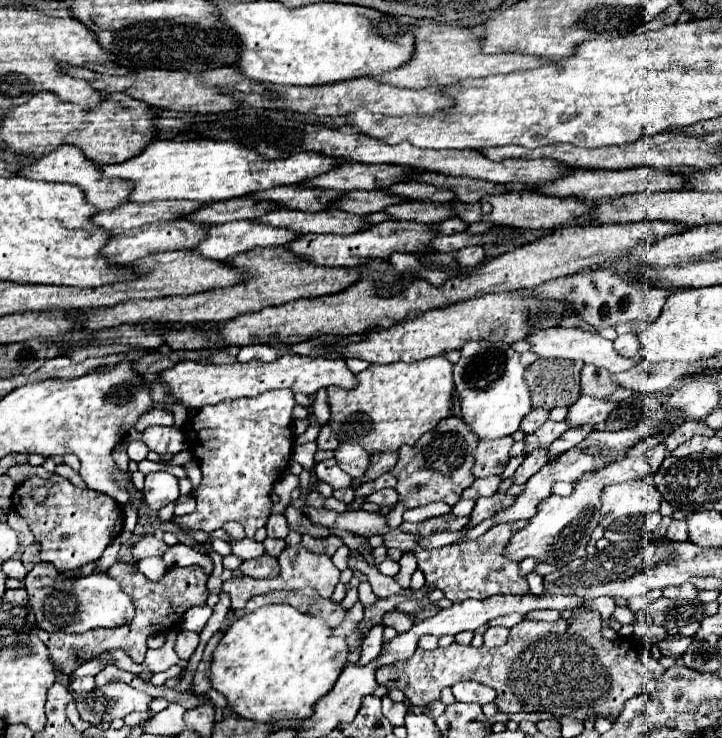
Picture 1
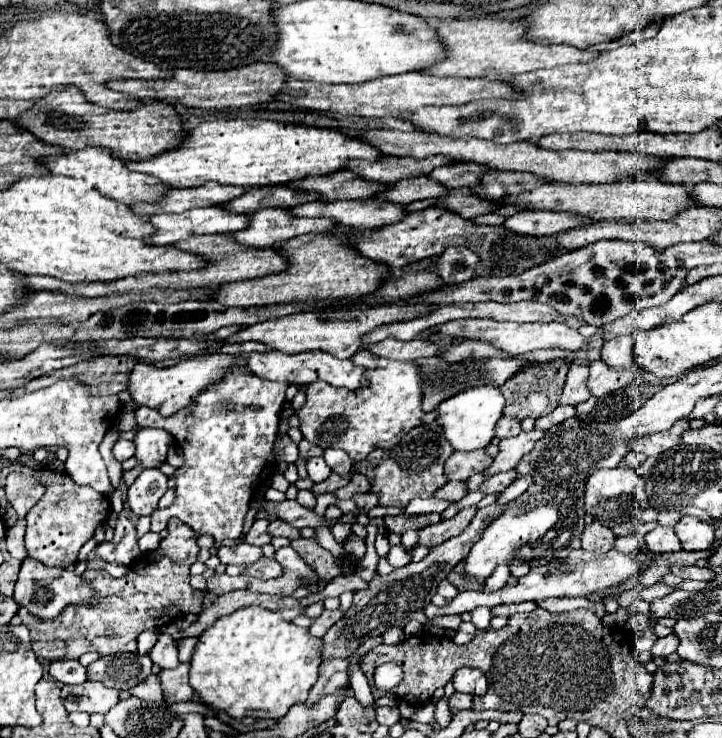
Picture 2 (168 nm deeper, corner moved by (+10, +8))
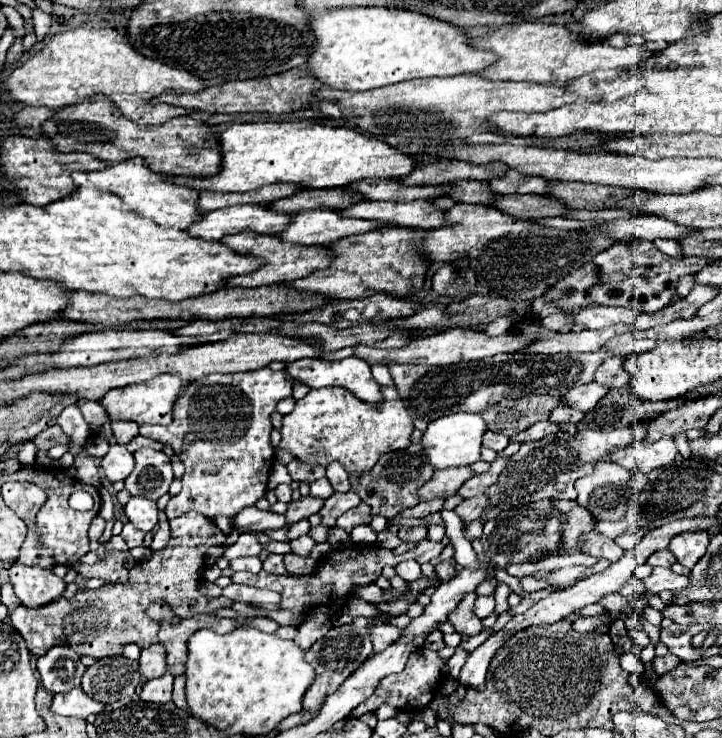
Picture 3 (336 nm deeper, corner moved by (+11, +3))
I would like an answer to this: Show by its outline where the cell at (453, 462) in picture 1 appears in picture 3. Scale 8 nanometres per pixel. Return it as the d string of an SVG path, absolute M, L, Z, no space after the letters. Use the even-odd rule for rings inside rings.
M411 443L407 449L389 451L379 457L377 465L365 473L351 473L351 489L371 507L373 515L383 515L387 519L403 513L409 507L415 507L421 499L417 495L419 487L423 487L433 477L433 465L425 457L425 447L421 443Z

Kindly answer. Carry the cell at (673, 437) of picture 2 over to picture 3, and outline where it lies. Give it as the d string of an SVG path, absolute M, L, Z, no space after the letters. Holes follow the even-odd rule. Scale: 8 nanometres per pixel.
M665 437L647 447L621 447L611 453L611 461L623 465L629 471L649 473L657 467L673 463L677 455L679 451L675 447L675 441L671 437Z

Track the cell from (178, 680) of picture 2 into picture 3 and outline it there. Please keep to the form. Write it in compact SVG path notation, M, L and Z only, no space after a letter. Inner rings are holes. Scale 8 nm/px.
M167 673L163 677L151 679L143 685L141 699L151 701L151 703L169 703L171 701L171 691L173 691L173 677Z

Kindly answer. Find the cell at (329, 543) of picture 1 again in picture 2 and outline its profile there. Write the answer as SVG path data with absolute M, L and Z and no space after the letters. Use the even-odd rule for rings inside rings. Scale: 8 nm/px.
M296 538L290 546L302 556L302 560L306 560L306 564L310 564L310 568L314 568L320 580L332 580L342 574L338 560L328 550L320 548L314 538Z

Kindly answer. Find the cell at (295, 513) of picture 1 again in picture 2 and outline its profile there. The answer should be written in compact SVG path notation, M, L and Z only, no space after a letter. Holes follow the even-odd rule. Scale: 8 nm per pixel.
M272 520L270 526L268 526L268 534L270 536L286 536L288 540L294 540L294 538L300 536L298 528L292 528L290 524L286 524L282 520Z

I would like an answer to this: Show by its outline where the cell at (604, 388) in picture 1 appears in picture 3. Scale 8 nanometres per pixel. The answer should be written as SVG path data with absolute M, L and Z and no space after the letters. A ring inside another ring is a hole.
M559 403L553 411L551 417L553 423L563 423L563 421L571 421L571 423L579 423L583 419L583 413L579 413L575 407L567 405L567 403Z

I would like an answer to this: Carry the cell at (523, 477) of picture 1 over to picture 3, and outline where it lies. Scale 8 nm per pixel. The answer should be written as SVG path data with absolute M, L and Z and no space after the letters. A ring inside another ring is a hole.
M483 493L483 495L477 495L477 497L471 497L471 499L465 499L461 505L455 507L455 513L463 519L463 521L473 521L473 519L479 519L483 509L489 505L489 497Z

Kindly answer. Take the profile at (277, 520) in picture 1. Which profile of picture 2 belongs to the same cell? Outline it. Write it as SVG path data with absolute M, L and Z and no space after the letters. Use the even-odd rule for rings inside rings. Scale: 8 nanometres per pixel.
M258 518L254 524L252 524L252 528L248 530L248 534L246 534L246 542L248 544L252 544L252 546L264 546L264 544L270 544L270 536L268 536L268 532L266 532L266 528L268 528L268 520L264 520L264 518Z

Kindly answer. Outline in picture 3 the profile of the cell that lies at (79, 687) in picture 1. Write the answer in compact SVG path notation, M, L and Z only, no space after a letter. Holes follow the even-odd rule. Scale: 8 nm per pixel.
M57 645L39 657L37 671L41 675L43 687L49 693L69 693L69 689L81 685L85 665L71 647Z

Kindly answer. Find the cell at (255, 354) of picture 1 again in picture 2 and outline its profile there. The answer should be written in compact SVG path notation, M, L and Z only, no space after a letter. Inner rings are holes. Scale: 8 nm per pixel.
M260 342L226 344L222 354L234 356L238 368L230 368L222 382L204 388L194 402L170 418L146 406L136 410L138 428L166 428L186 458L184 466L176 470L176 498L170 508L152 514L152 532L162 532L170 518L180 518L194 532L210 534L216 542L242 534L242 520L250 508L256 486L276 472L272 448L280 424L278 414L288 388L284 382L266 382L246 368L246 358L254 352L262 354L268 352L268 348Z

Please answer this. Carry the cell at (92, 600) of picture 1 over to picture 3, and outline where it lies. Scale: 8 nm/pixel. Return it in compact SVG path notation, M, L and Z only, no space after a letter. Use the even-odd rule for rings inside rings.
M13 563L9 569L9 577L21 605L29 609L49 605L65 591L65 581L59 579L51 569Z

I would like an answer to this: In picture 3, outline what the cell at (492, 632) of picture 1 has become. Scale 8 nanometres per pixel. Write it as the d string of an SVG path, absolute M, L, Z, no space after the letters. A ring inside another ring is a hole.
M477 595L465 597L465 601L461 601L461 607L457 607L457 611L453 611L449 615L449 621L453 623L457 633L477 635L477 633L483 631L483 623L475 615L475 599L477 599Z

